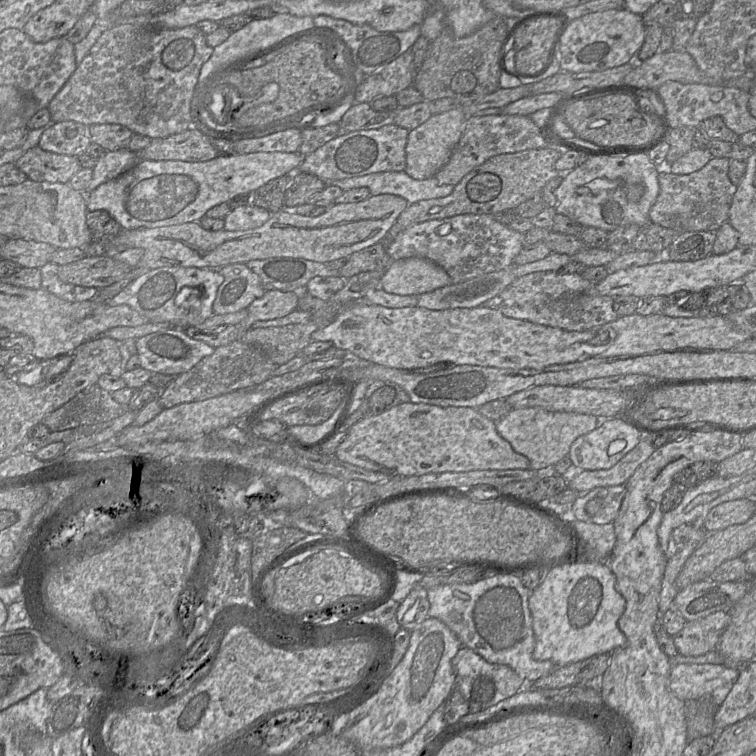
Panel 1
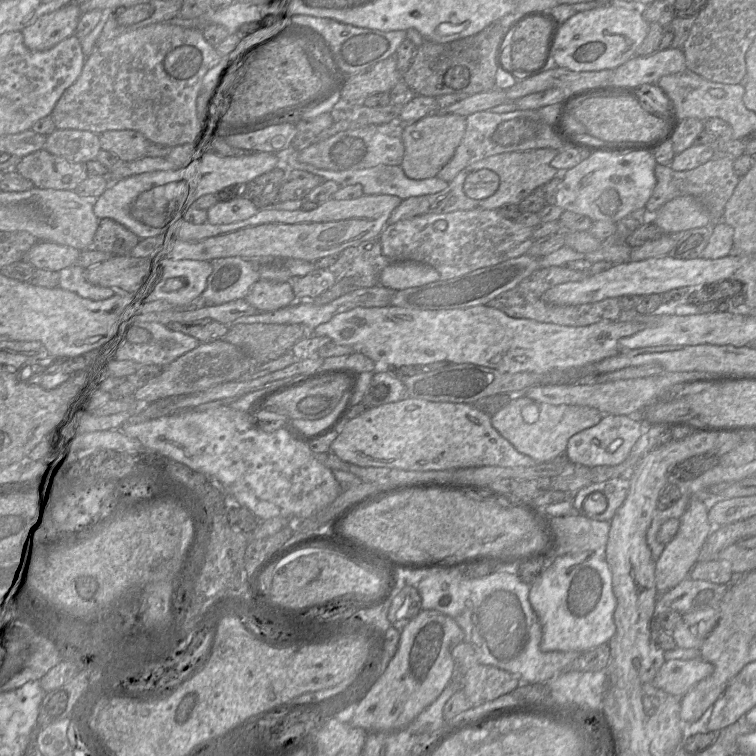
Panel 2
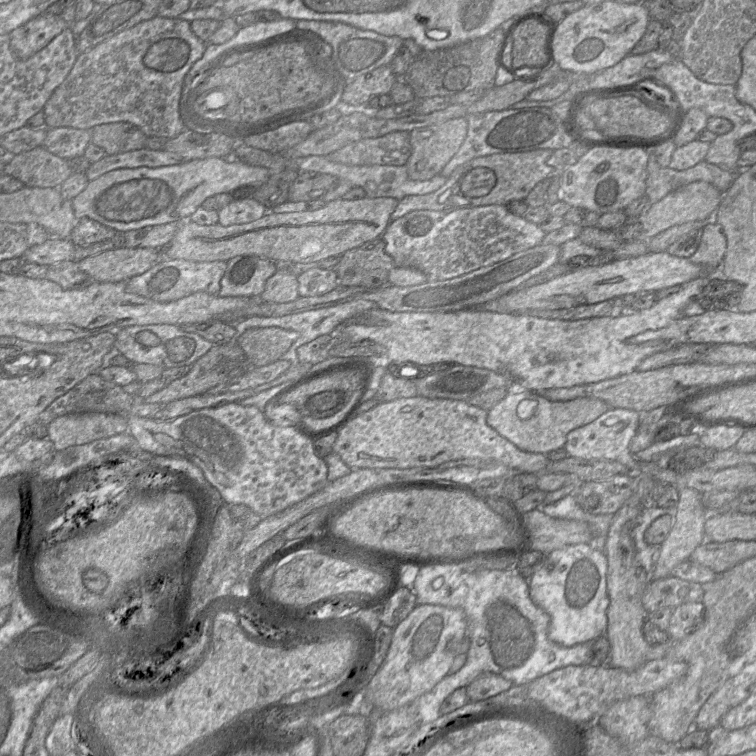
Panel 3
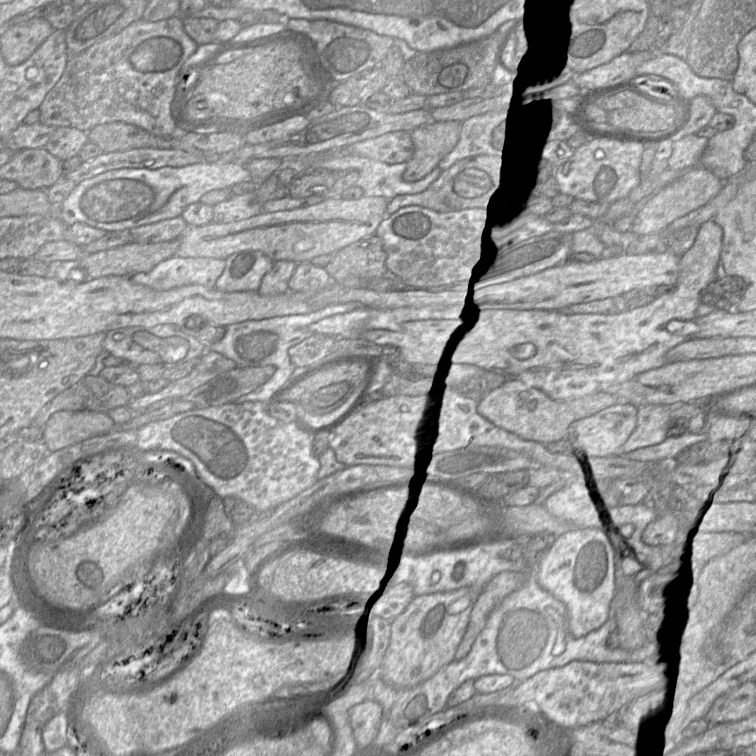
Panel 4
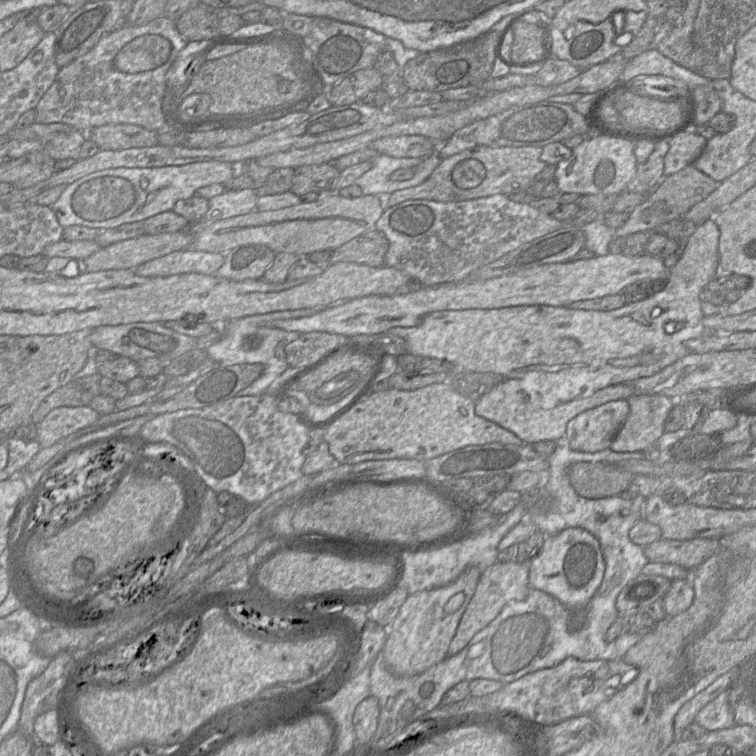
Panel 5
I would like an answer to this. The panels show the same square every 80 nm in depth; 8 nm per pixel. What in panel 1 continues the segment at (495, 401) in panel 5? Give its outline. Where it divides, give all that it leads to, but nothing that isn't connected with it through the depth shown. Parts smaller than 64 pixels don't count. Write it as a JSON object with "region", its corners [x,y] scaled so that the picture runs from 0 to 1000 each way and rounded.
{"region":[[[714,538],[677,540],[661,557],[653,557],[657,571],[687,601],[701,610],[701,620],[714,622],[733,616],[751,602],[755,587],[766,577],[788,567],[804,554],[758,545],[725,544]]]}

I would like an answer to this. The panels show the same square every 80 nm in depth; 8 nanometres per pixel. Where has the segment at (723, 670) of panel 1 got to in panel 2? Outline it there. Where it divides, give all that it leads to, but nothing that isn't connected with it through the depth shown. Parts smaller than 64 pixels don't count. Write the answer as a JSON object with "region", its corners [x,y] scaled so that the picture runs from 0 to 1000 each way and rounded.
{"region":[[[931,872],[881,873],[865,898],[865,906],[894,922],[903,922],[943,888],[943,880]]]}

